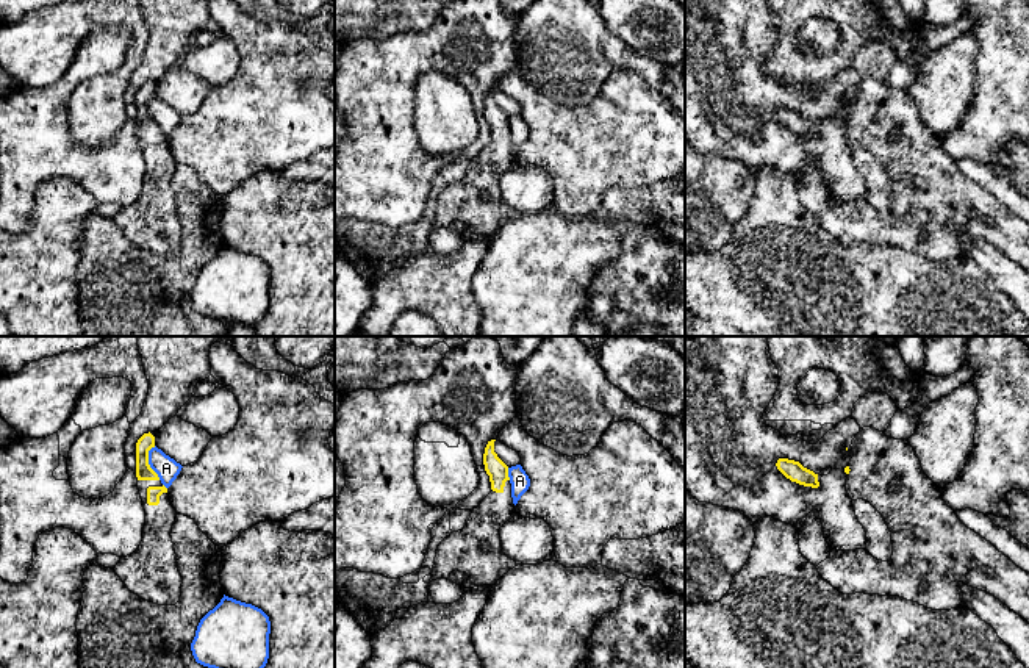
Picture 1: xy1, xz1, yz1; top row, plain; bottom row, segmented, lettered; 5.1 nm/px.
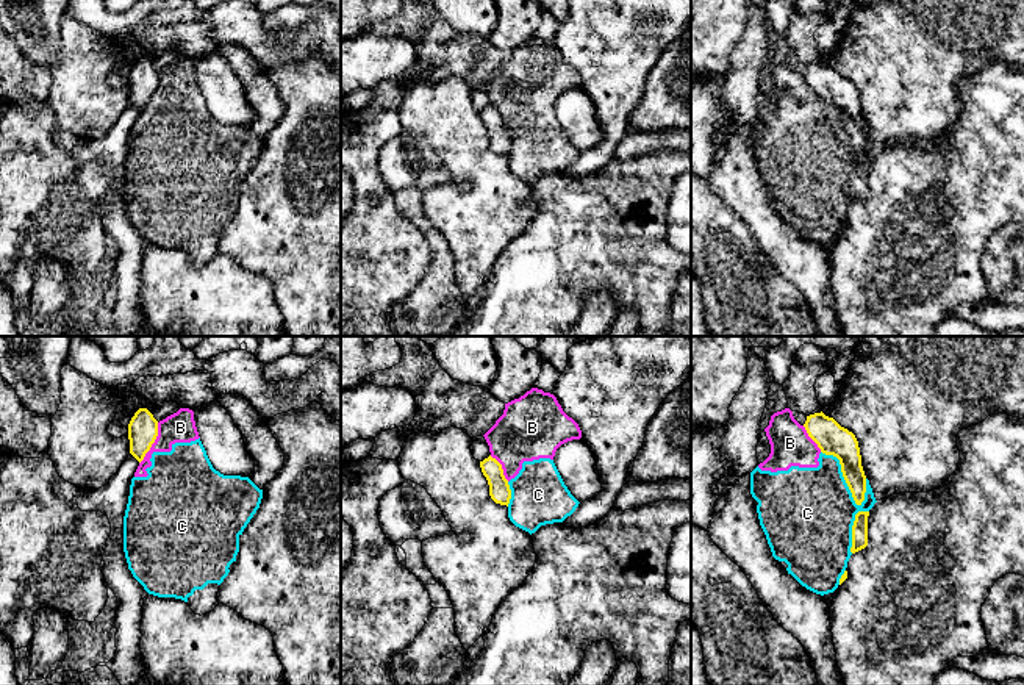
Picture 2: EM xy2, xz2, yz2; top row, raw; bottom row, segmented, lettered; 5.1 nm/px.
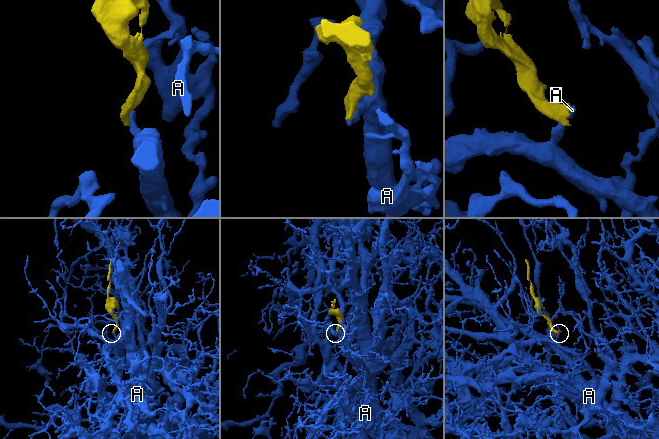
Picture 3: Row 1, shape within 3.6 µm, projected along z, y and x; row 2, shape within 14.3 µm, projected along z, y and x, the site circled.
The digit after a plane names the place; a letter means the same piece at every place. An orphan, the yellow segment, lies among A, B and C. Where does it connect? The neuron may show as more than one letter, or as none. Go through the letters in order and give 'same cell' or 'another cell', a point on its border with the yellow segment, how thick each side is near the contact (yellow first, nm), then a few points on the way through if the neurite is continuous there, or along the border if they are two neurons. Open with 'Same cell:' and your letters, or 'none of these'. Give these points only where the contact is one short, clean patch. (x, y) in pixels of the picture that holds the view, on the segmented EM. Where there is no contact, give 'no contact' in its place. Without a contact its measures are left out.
Same cell: none of these
A: another cell | xy1 (147, 463) | 80/120 nm | along xy1 (152, 446), (149, 451), (149, 466), (160, 479)
B: another cell | xy2 (153, 441) | 160/160 nm | along xy2 (158, 423), (158, 435), (139, 463)
C: another cell | yz2 (843, 476) | 160/460 nm

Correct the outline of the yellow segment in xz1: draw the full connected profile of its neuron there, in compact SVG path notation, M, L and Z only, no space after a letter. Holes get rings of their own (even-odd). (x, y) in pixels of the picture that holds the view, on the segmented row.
M488 441L483 454L491 493L472 510L466 526L438 546L432 580L447 579L461 588L494 585L513 569L514 560L502 552L499 529L514 516L508 466Z

